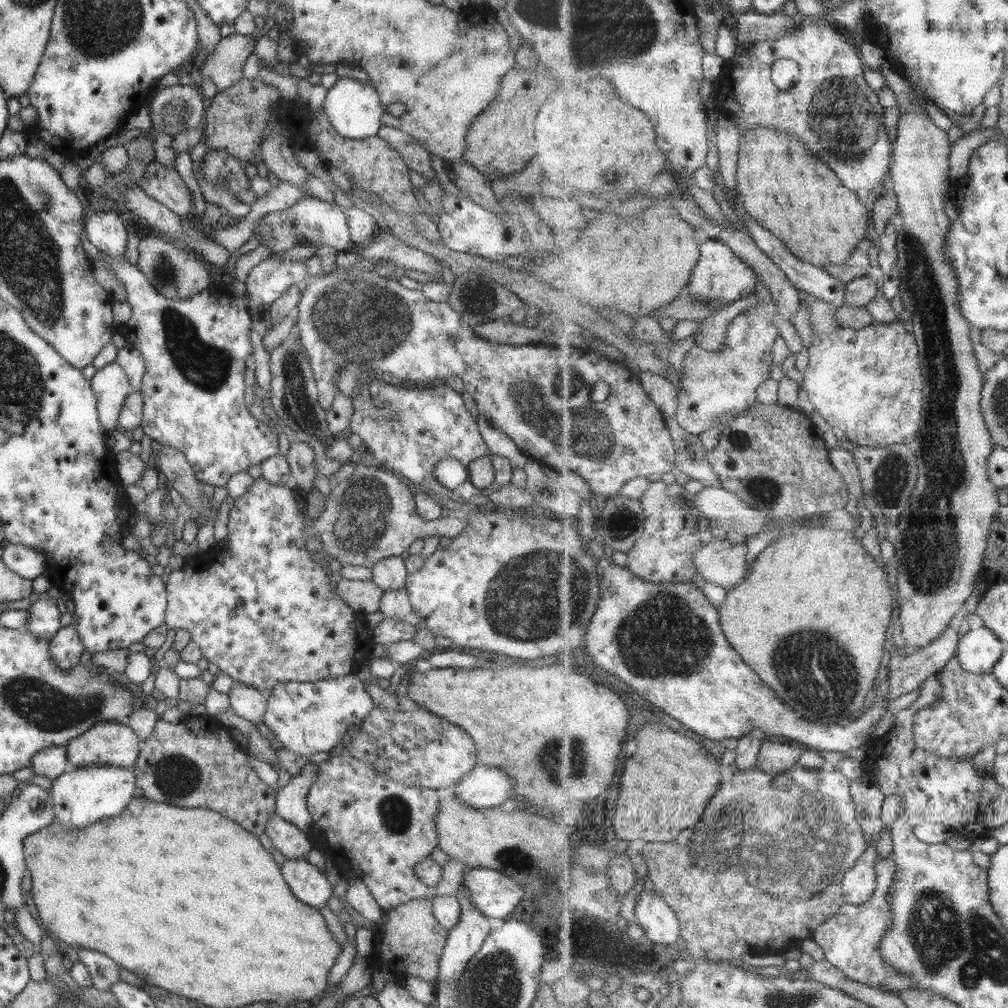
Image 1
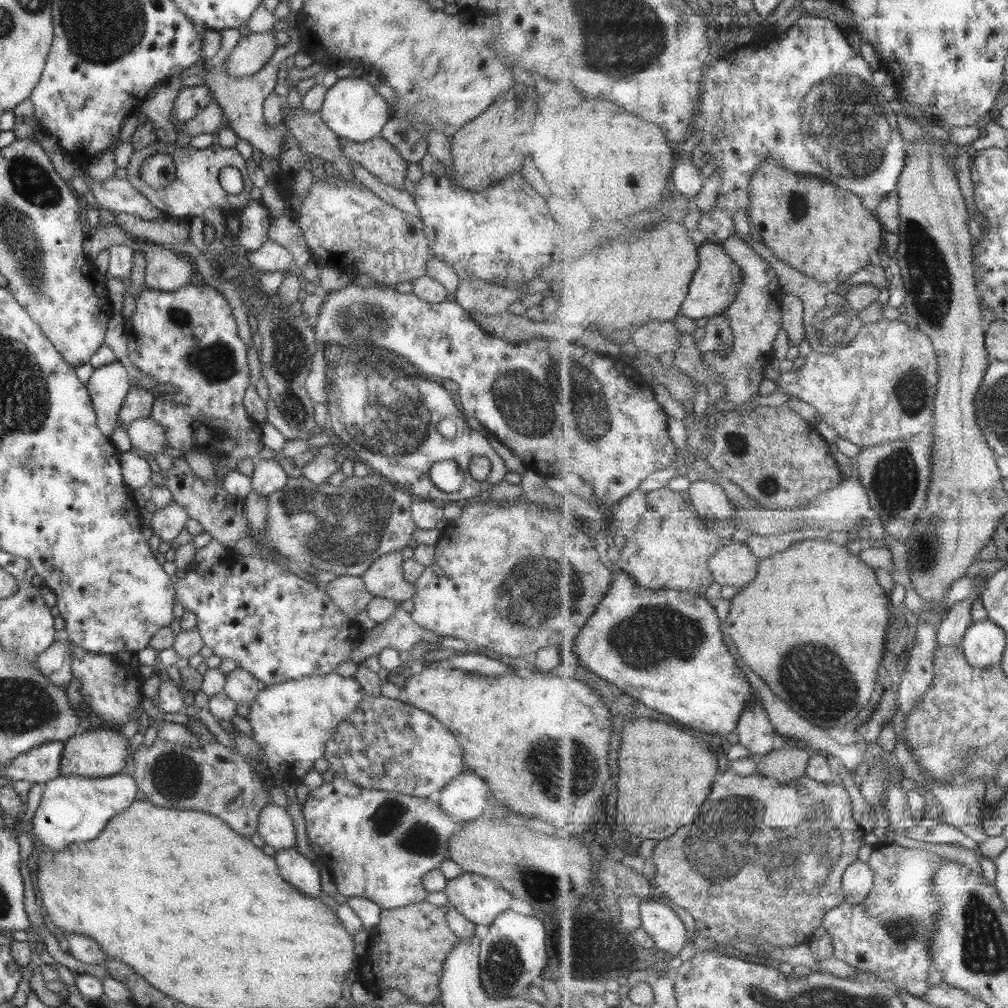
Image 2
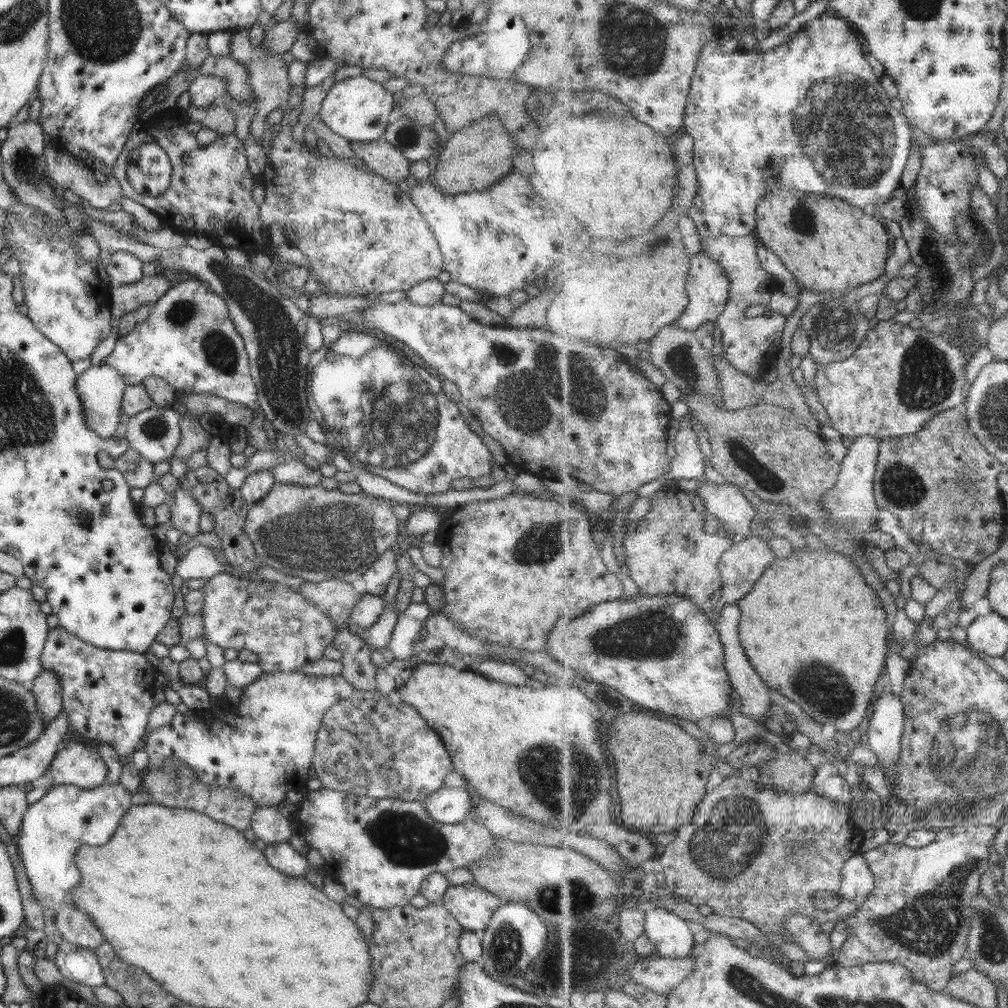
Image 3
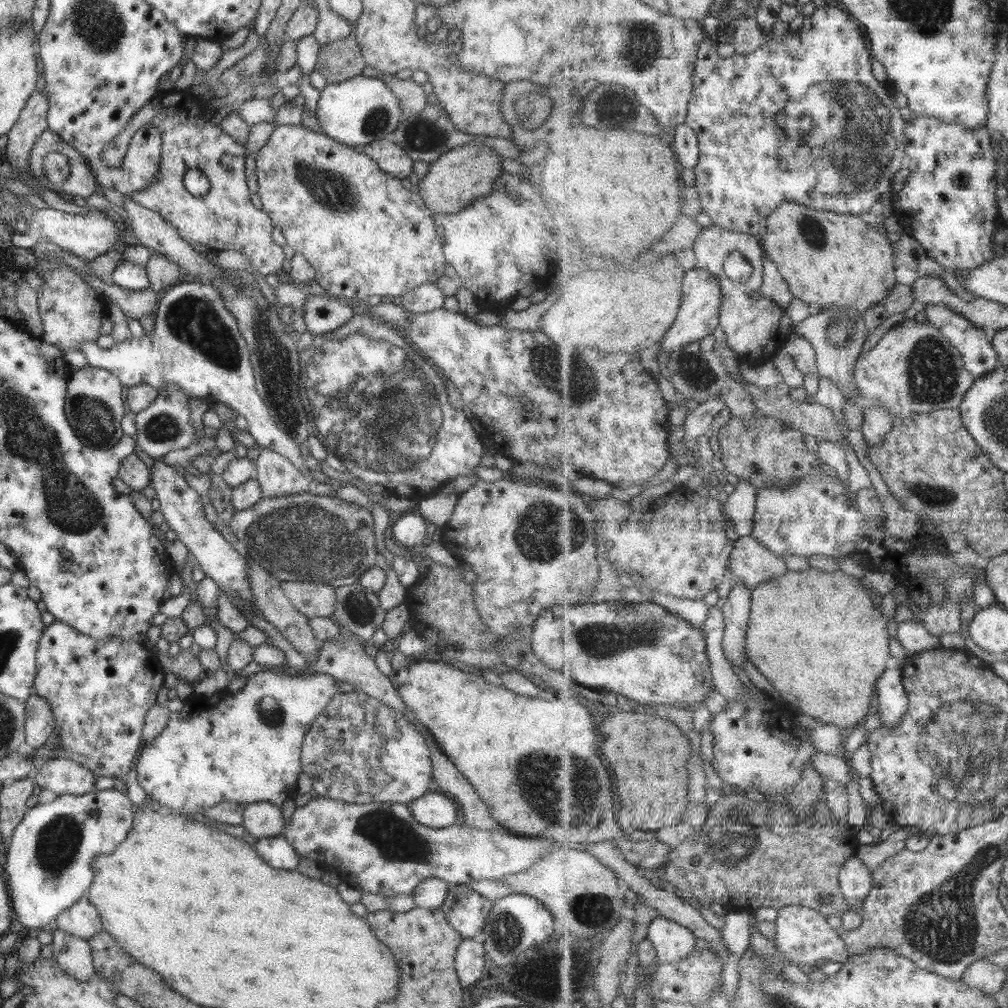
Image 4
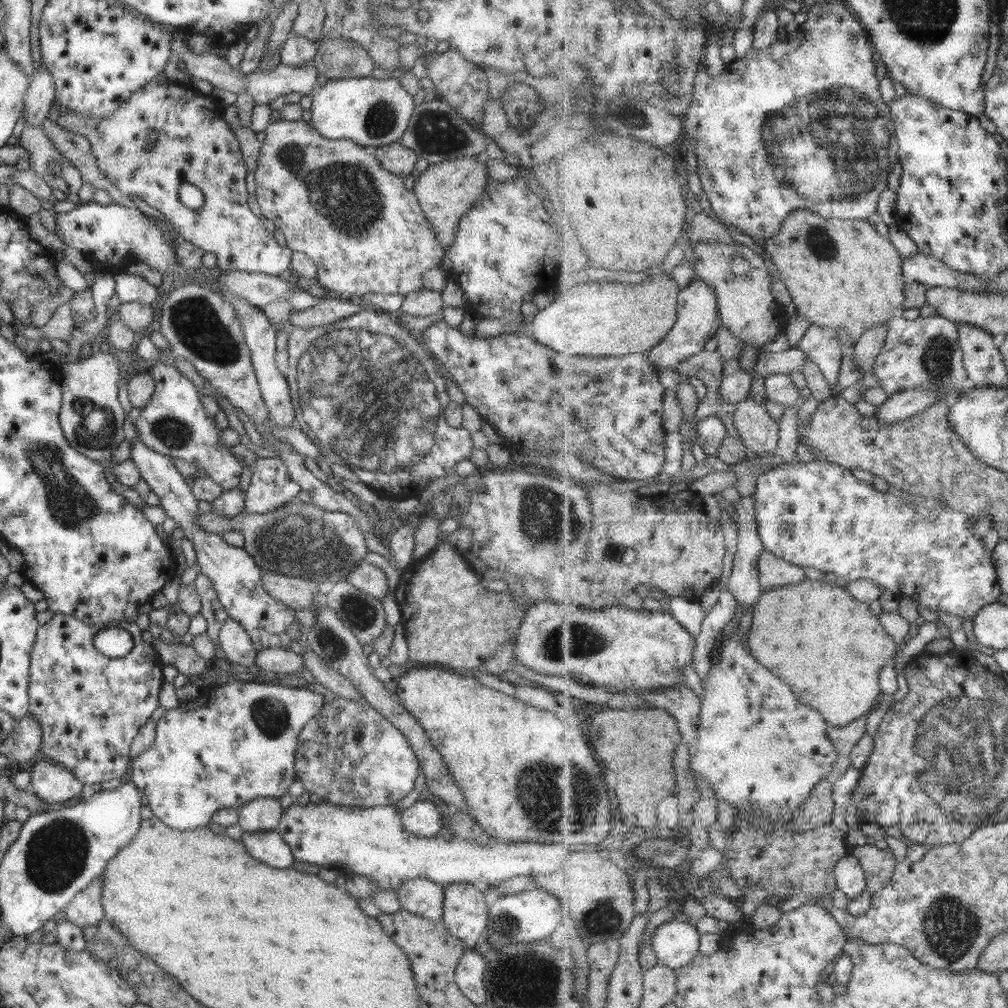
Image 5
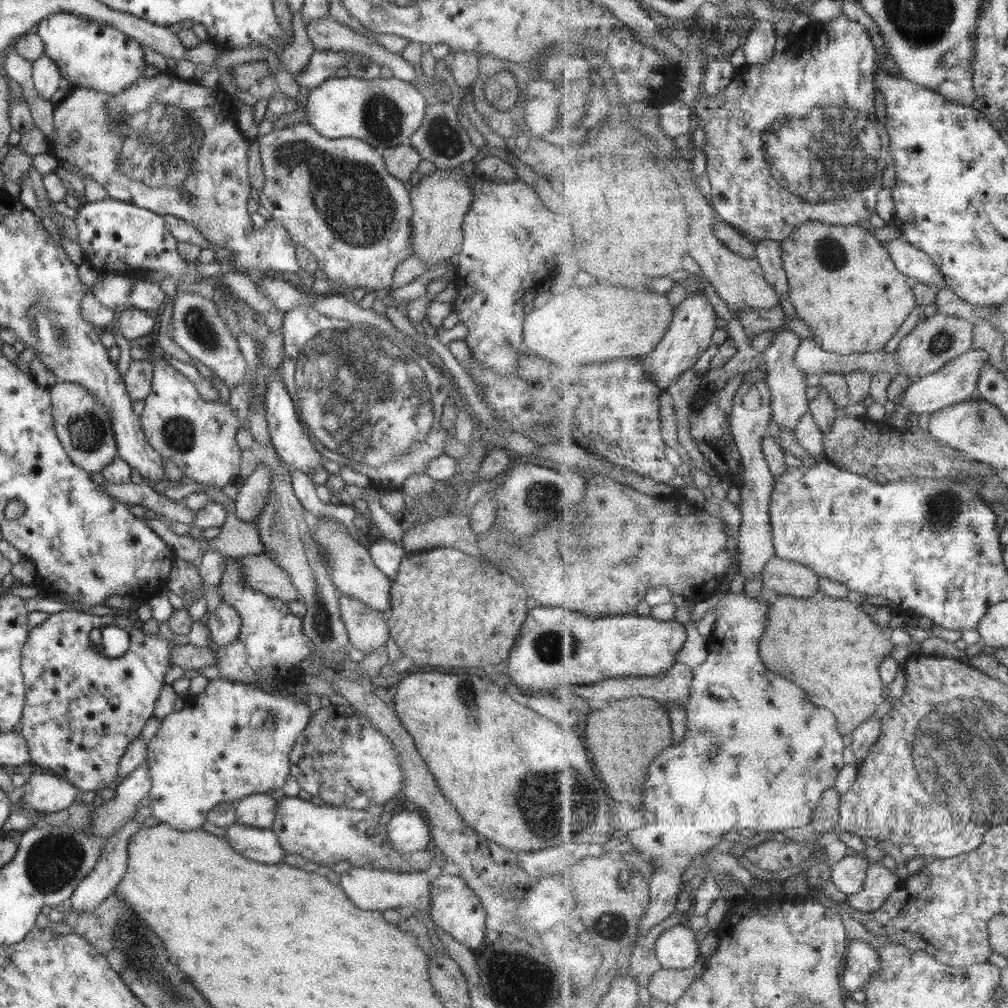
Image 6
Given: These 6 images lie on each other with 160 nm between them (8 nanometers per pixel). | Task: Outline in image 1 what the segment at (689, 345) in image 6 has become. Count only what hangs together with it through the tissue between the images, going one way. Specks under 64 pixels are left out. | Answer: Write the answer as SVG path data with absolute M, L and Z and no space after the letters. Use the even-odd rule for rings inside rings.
M702 238L700 241L701 258L698 260L688 285L689 295L702 303L723 308L729 303L753 295L759 278L756 271L742 261L724 242Z

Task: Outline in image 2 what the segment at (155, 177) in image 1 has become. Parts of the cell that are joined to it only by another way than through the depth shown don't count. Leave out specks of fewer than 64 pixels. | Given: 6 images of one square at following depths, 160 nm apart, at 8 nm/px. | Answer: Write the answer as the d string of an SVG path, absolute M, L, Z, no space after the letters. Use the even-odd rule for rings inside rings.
M215 142L210 143L203 149L195 149L191 146L186 148L177 148L173 145L163 145L161 143L153 143L138 152L133 152L130 161L126 166L126 179L133 188L136 188L155 208L158 208L163 216L174 219L190 221L194 216L202 216L206 208L220 208L224 216L229 212L237 212L243 210L244 206L251 201L249 191L252 184L248 177L248 163L241 158L237 150L233 148L221 148ZM154 154L167 154L171 157L174 164L174 179L167 183L164 187L154 189L140 179L139 167L143 161ZM233 167L236 168L243 177L243 190L239 194L227 194L225 190L221 190L218 183L218 172L220 168Z

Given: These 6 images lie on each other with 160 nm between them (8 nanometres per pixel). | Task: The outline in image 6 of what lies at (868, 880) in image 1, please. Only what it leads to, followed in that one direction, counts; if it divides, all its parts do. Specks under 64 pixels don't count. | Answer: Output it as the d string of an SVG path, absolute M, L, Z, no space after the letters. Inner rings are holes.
M848 852L832 867L832 882L836 888L848 895L863 892L870 860L862 854Z

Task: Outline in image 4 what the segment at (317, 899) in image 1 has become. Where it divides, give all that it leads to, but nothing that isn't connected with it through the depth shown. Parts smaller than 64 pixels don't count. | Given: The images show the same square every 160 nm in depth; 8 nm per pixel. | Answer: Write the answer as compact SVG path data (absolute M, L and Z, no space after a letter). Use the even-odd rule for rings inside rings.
M282 836L256 839L253 848L271 868L275 869L291 871L301 859Z

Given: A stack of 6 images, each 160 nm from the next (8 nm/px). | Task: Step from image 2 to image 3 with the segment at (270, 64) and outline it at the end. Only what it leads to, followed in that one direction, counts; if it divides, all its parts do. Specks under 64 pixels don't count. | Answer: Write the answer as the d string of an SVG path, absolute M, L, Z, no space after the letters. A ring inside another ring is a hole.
M207 56L205 61L201 63L201 67L197 70L198 74L213 76L215 78L221 79L221 81L225 81L225 93L232 98L232 100L236 100L236 102L248 102L248 100L253 100L254 105L254 94L252 88L247 85L248 75L245 72L245 68L239 63L230 58L229 56Z

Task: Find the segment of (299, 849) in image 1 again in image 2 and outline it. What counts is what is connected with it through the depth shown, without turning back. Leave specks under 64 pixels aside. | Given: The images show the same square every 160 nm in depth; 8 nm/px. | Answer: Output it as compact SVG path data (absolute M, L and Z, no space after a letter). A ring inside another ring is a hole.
M268 802L259 813L257 834L263 838L267 846L277 850L295 847L295 831L291 817L281 808Z

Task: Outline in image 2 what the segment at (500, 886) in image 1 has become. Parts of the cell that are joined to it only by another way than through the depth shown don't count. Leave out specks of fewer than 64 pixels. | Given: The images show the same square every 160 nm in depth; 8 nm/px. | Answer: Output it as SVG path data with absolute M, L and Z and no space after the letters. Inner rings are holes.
M461 873L446 882L447 906L456 908L474 925L489 926L493 919L511 906L513 896L487 877Z

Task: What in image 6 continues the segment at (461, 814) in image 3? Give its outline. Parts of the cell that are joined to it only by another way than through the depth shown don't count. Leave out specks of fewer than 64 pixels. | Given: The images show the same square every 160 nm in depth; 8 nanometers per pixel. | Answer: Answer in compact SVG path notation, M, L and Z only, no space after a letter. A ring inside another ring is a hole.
M403 810L386 824L387 838L394 851L410 853L429 844L429 829L419 810Z

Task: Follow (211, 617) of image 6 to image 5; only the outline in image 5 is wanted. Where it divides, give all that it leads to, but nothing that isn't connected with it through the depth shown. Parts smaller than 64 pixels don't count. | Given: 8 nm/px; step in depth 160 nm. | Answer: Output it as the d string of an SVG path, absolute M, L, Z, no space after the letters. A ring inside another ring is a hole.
M227 618L218 633L218 641L225 658L233 664L254 668L254 651L250 636L235 621Z

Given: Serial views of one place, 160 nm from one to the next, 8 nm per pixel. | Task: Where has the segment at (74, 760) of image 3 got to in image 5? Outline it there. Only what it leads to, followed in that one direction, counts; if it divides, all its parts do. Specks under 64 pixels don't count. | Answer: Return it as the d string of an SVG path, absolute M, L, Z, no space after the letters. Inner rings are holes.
M37 758L34 762L30 772L29 790L41 802L62 803L80 794L83 783L67 768L55 766L42 758Z

